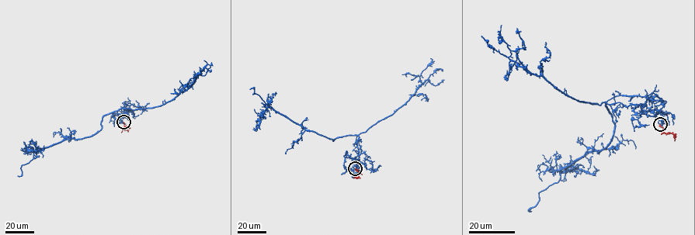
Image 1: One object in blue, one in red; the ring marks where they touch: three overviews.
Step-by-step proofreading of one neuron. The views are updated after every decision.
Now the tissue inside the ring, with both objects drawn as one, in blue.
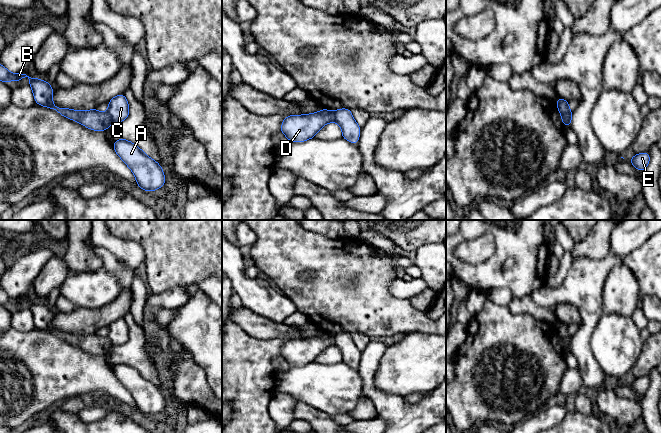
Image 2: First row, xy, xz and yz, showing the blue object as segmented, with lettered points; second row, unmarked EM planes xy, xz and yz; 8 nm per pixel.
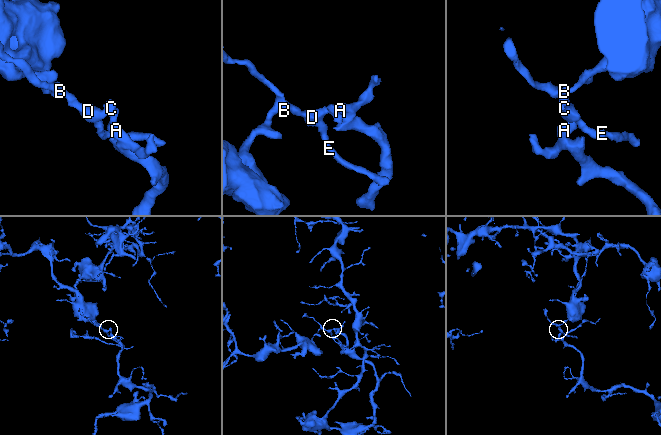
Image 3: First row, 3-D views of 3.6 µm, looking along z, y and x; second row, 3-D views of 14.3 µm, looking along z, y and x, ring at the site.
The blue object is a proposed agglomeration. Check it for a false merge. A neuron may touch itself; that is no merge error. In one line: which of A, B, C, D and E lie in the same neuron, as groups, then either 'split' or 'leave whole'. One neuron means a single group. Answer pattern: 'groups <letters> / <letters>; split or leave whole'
groups A C / B D E; split

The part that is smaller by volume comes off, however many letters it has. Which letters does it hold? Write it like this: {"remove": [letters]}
{"remove": ["A", "C"]}

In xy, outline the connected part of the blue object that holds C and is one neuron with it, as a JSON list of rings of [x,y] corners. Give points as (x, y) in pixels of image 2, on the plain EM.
[[[124,318],[112,322],[108,326],[108,336],[113,346],[122,346],[129,341],[129,328]]]

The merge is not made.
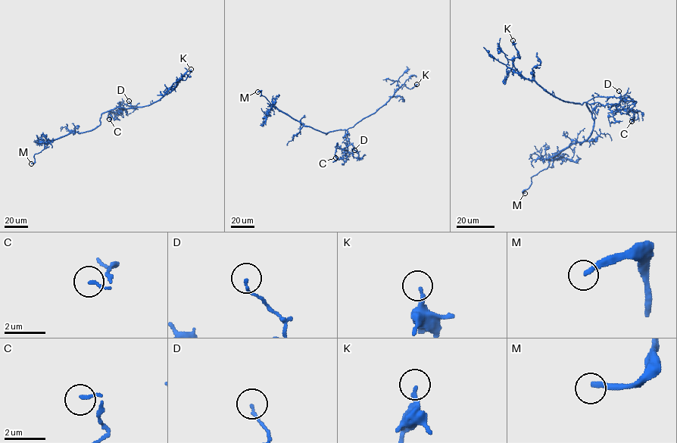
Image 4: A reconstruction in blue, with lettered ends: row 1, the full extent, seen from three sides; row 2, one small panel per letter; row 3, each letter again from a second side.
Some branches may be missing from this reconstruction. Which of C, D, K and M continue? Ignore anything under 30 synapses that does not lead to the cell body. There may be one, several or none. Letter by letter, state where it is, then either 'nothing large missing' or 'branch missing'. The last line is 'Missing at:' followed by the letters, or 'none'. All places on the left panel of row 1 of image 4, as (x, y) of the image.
C: place (109, 119); nothing large missing
D: place (129, 101); nothing large missing
K: place (191, 69); nothing large missing
M: place (31, 163); branch missing
Missing at: M

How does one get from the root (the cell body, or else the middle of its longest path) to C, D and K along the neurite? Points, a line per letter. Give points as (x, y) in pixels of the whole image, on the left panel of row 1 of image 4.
C: (107, 112), (116, 107), (123, 108), (120, 108), (117, 112), (111, 111), (107, 116), (109, 119)
D: (107, 112), (119, 107), (120, 104), (132, 106), (129, 101)
K: (107, 112), (116, 107), (143, 107), (158, 101), (169, 93), (179, 79), (185, 80), (191, 69)

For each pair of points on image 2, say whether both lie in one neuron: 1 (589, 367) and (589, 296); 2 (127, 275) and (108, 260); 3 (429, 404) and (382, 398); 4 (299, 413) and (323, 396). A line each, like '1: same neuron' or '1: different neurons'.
1: same neuron
2: same neuron
3: same neuron
4: different neurons

